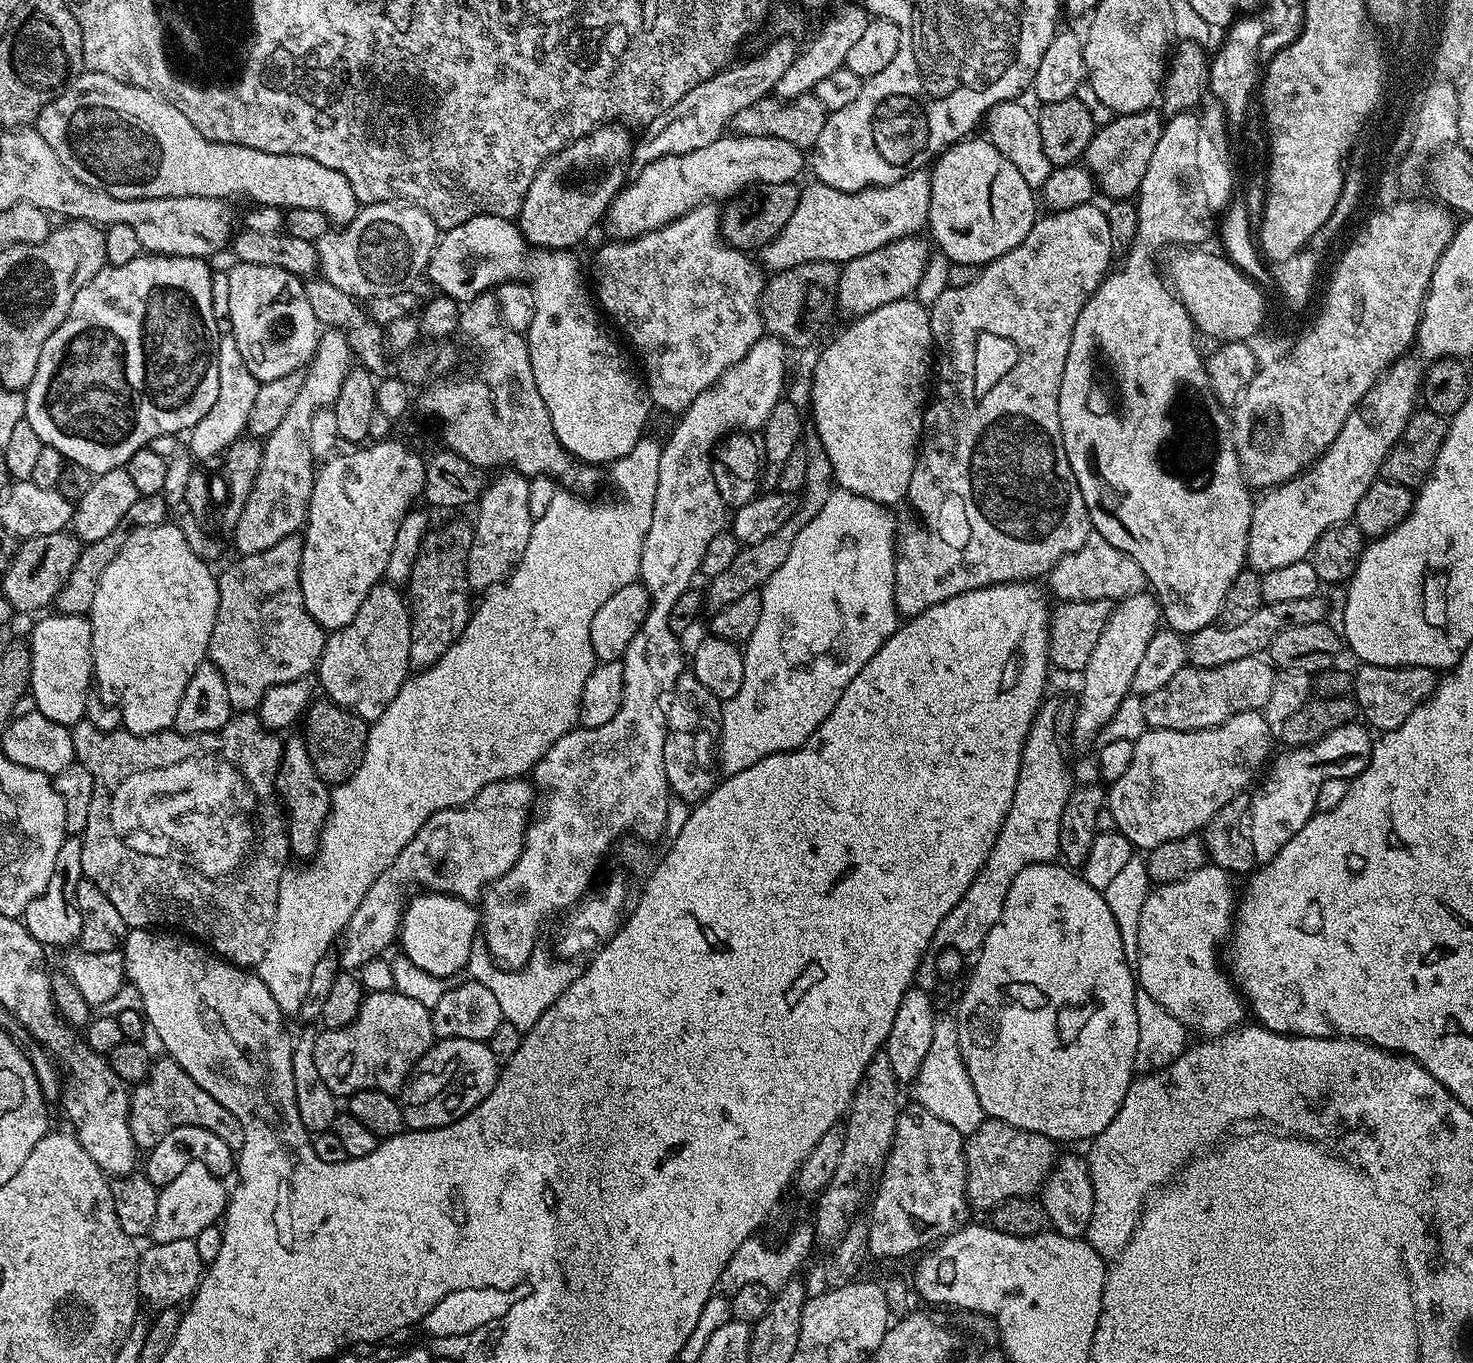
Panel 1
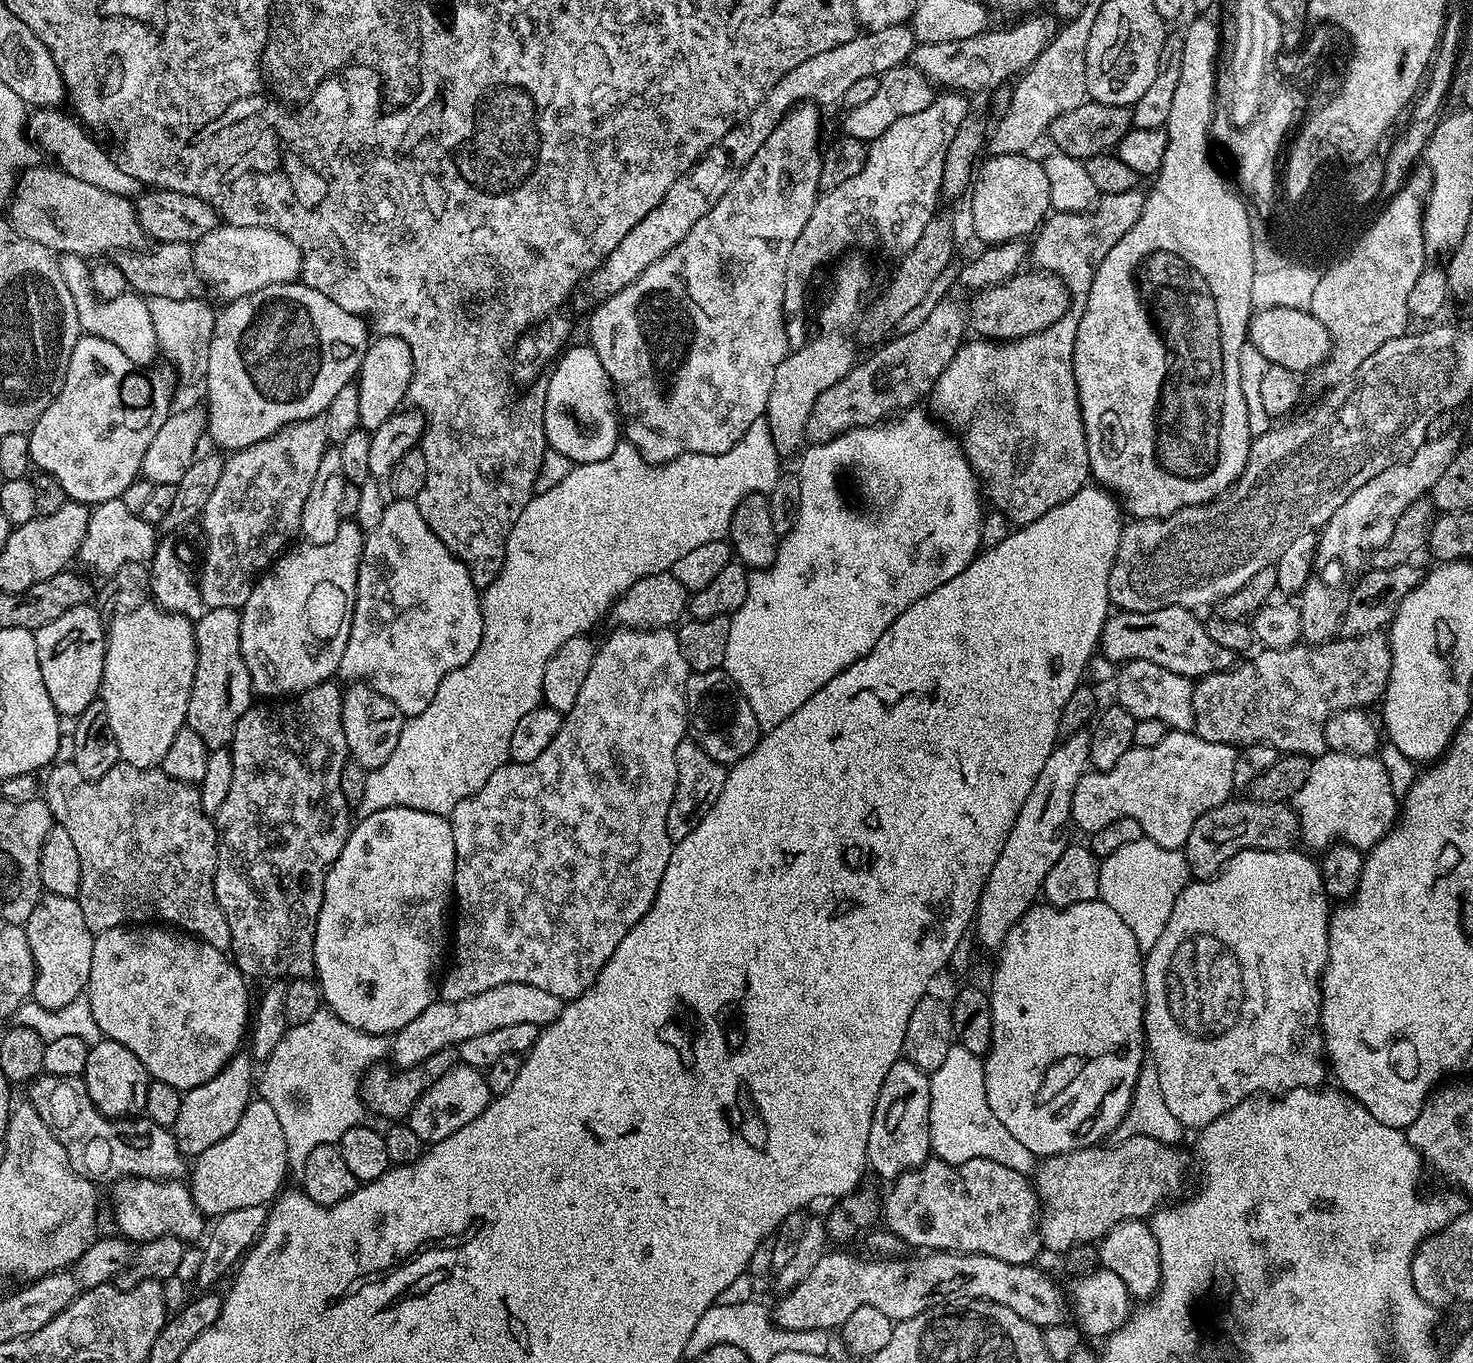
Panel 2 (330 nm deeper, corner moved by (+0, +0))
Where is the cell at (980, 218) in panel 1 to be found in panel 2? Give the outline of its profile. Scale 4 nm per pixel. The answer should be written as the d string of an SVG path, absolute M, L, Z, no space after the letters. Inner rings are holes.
M1028 154L989 155L988 161L985 159L979 165L970 188L972 228L978 239L985 240L985 245L1019 240L1026 237L1027 232L1035 233L1049 215L1051 196L1046 170L1039 159L1031 160L1030 157Z

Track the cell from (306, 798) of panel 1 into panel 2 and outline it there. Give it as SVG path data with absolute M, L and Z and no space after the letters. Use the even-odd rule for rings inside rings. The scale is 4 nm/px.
M325 682L291 698L253 703L236 727L230 745L234 779L226 802L214 814L214 890L218 906L222 906L226 922L230 922L231 959L245 977L272 976L276 968L292 968L291 975L296 978L316 976L314 942L318 914L326 880L350 831L350 805L342 798L342 770L350 760L342 726L343 701L341 685Z

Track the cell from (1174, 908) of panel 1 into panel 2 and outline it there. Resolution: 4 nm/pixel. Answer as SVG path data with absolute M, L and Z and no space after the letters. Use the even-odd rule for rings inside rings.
M1246 850L1232 858L1232 861L1210 880L1189 883L1174 902L1166 930L1162 938L1154 942L1144 961L1144 1034L1150 1060L1158 1068L1162 1095L1171 1114L1185 1129L1199 1130L1226 1114L1234 1106L1257 1094L1283 1094L1294 1088L1320 1086L1325 1083L1326 1049L1320 1026L1320 994L1308 981L1308 972L1304 969L1304 959L1317 948L1320 954L1328 951L1328 922L1330 919L1330 897L1324 890L1324 877L1319 863L1297 850L1282 852L1263 852Z

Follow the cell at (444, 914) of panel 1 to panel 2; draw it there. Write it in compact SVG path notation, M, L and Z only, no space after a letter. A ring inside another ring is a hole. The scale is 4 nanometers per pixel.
M387 808L361 819L361 824L351 829L346 846L342 846L342 854L334 862L326 880L326 890L322 898L322 910L316 923L316 976L325 1005L335 1014L342 1024L351 1028L359 1028L362 1032L373 1034L395 1034L406 1027L426 1006L434 1003L434 984L432 988L432 971L436 968L436 959L440 956L440 944L444 940L444 911L450 908L456 883L456 851L452 837L452 825L443 816L435 816L432 812L423 812L413 808Z

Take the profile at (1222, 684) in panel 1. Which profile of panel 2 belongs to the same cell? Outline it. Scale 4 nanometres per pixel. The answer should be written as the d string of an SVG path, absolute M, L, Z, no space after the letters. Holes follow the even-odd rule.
M1383 631L1374 634L1366 634L1355 638L1337 638L1329 640L1327 644L1317 644L1309 646L1301 642L1294 648L1269 648L1260 650L1257 656L1249 655L1249 660L1241 659L1235 666L1222 670L1221 672L1212 672L1208 676L1199 677L1195 681L1192 690L1192 717L1196 723L1194 729L1196 735L1201 736L1206 742L1218 742L1219 744L1231 744L1233 746L1247 746L1250 744L1269 744L1280 754L1299 754L1309 758L1317 758L1326 751L1324 743L1324 722L1334 712L1340 711L1341 708L1362 708L1367 709L1368 704L1372 704L1381 699L1384 690L1388 686L1390 678L1390 666L1392 665L1392 655L1388 645L1387 635Z

